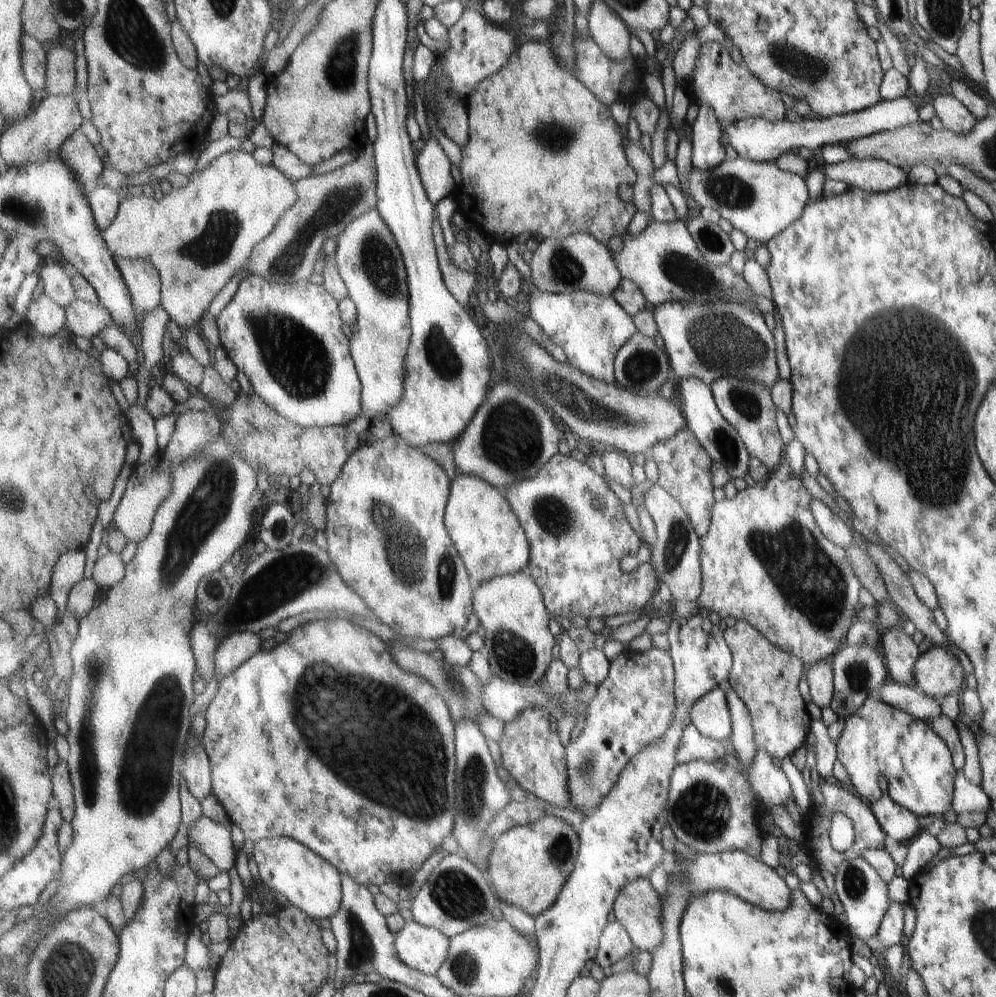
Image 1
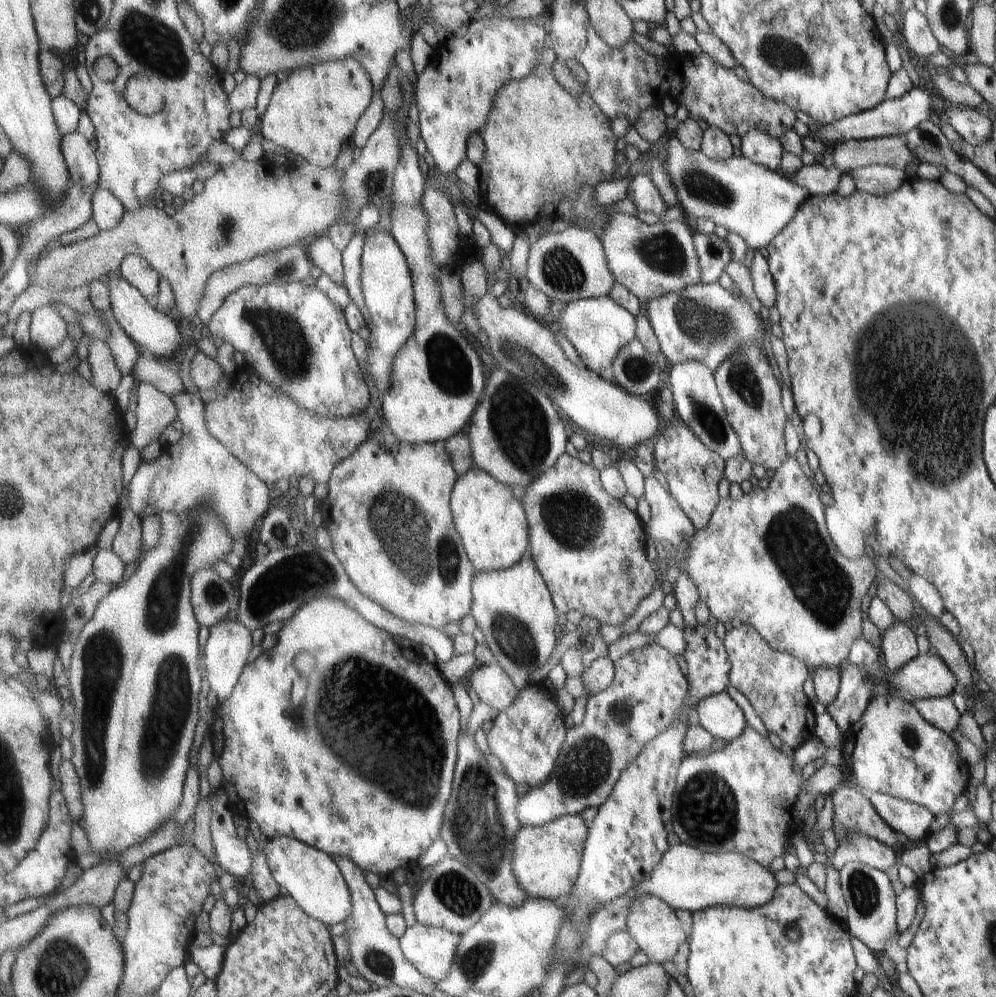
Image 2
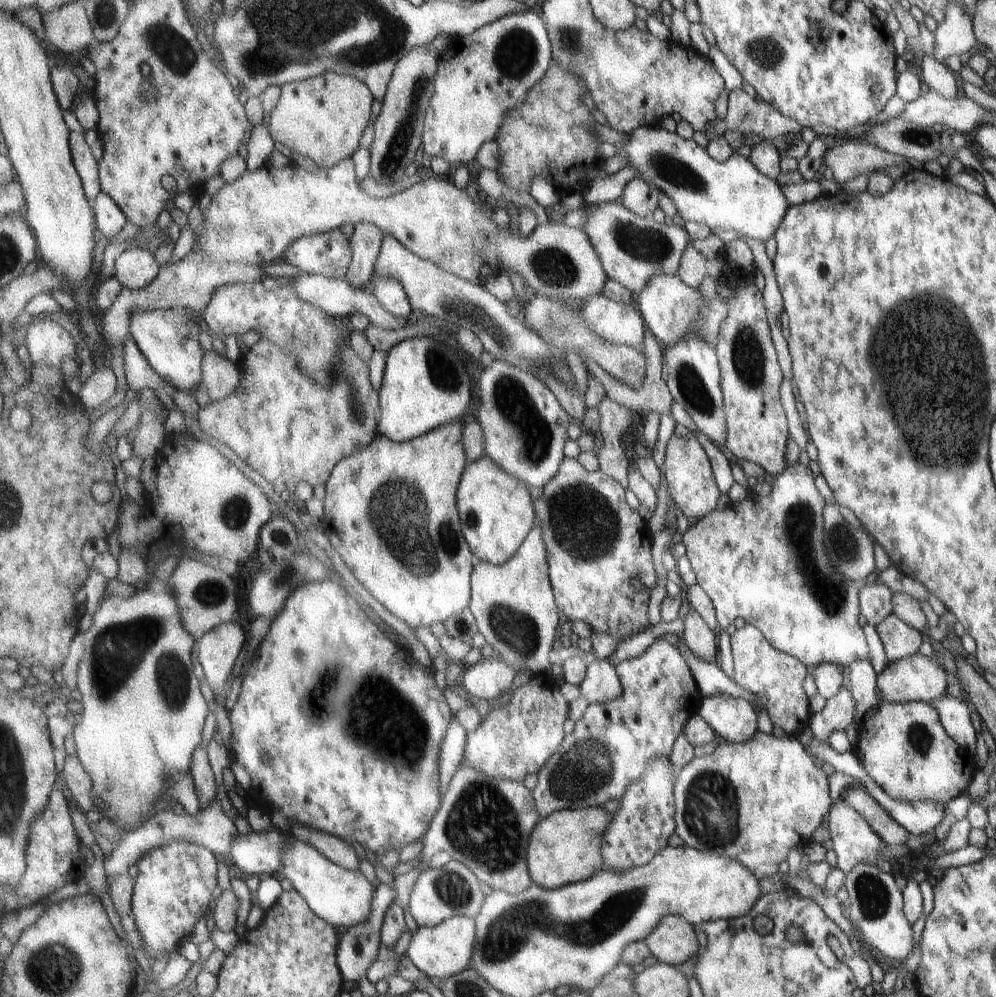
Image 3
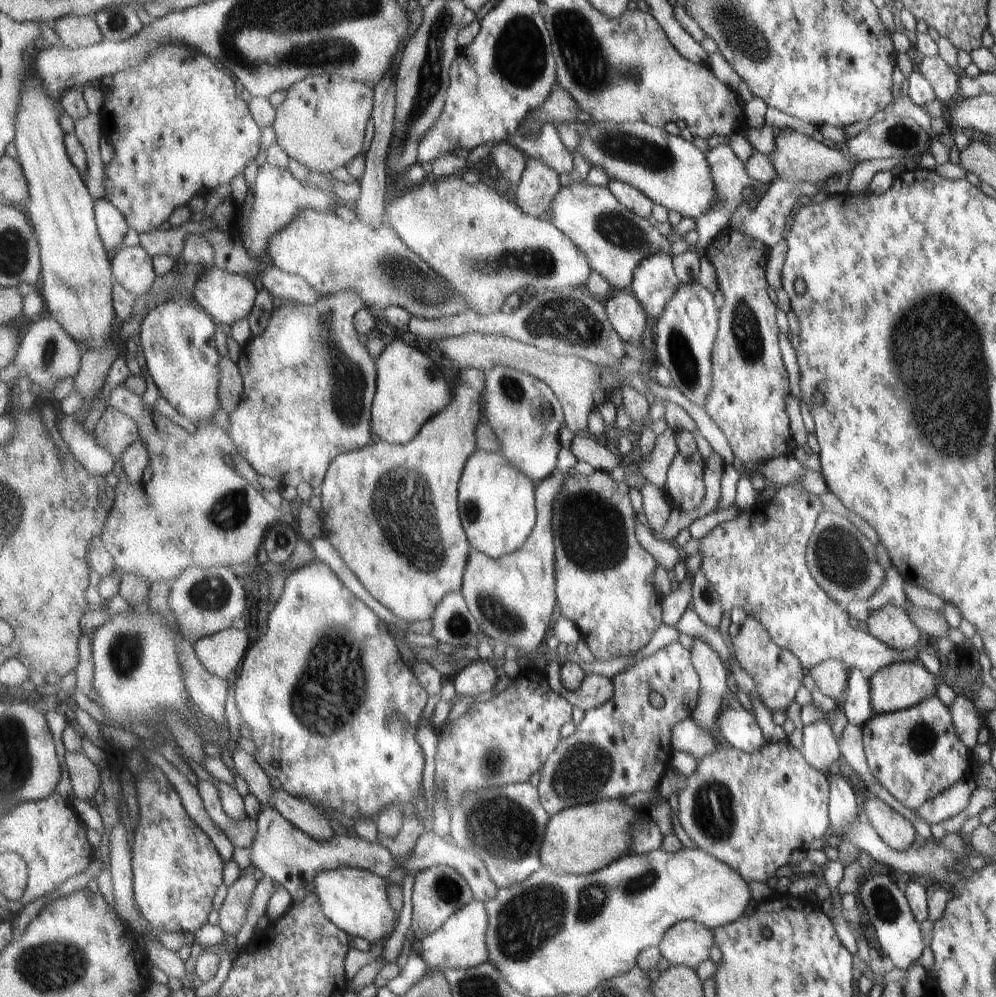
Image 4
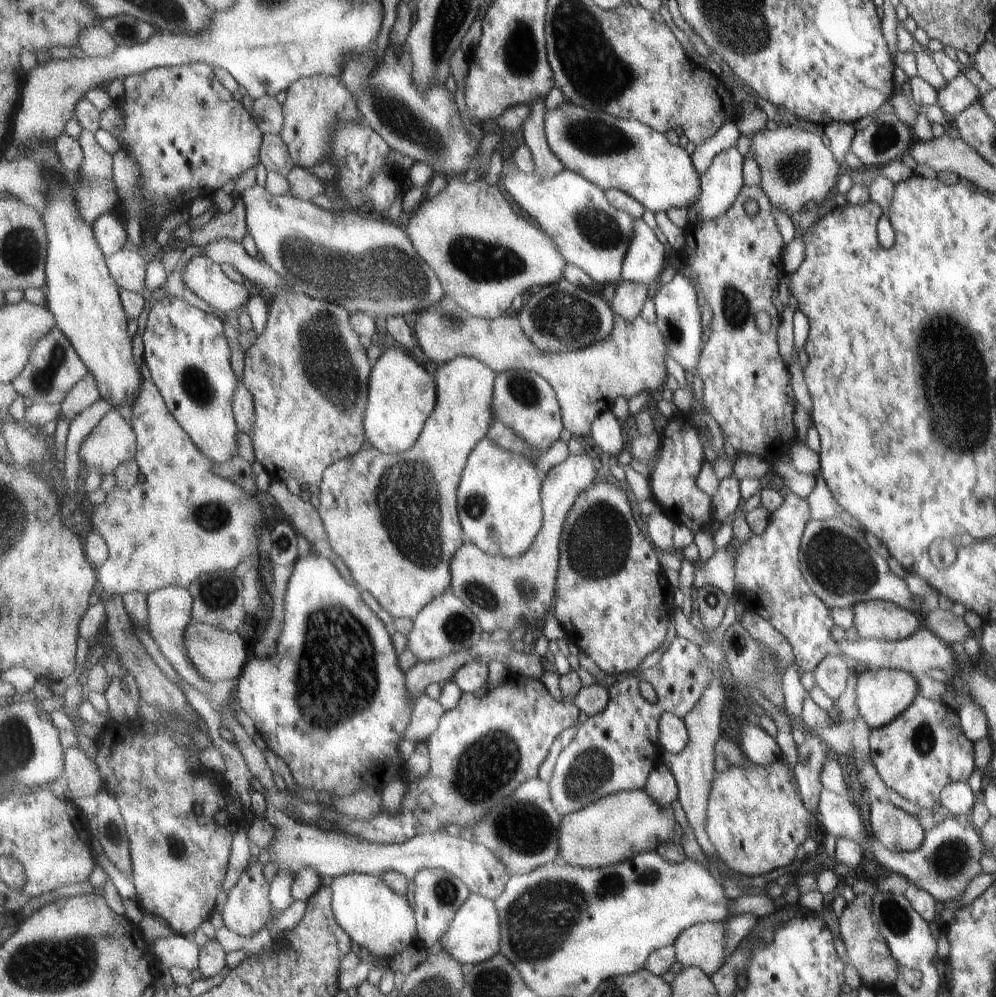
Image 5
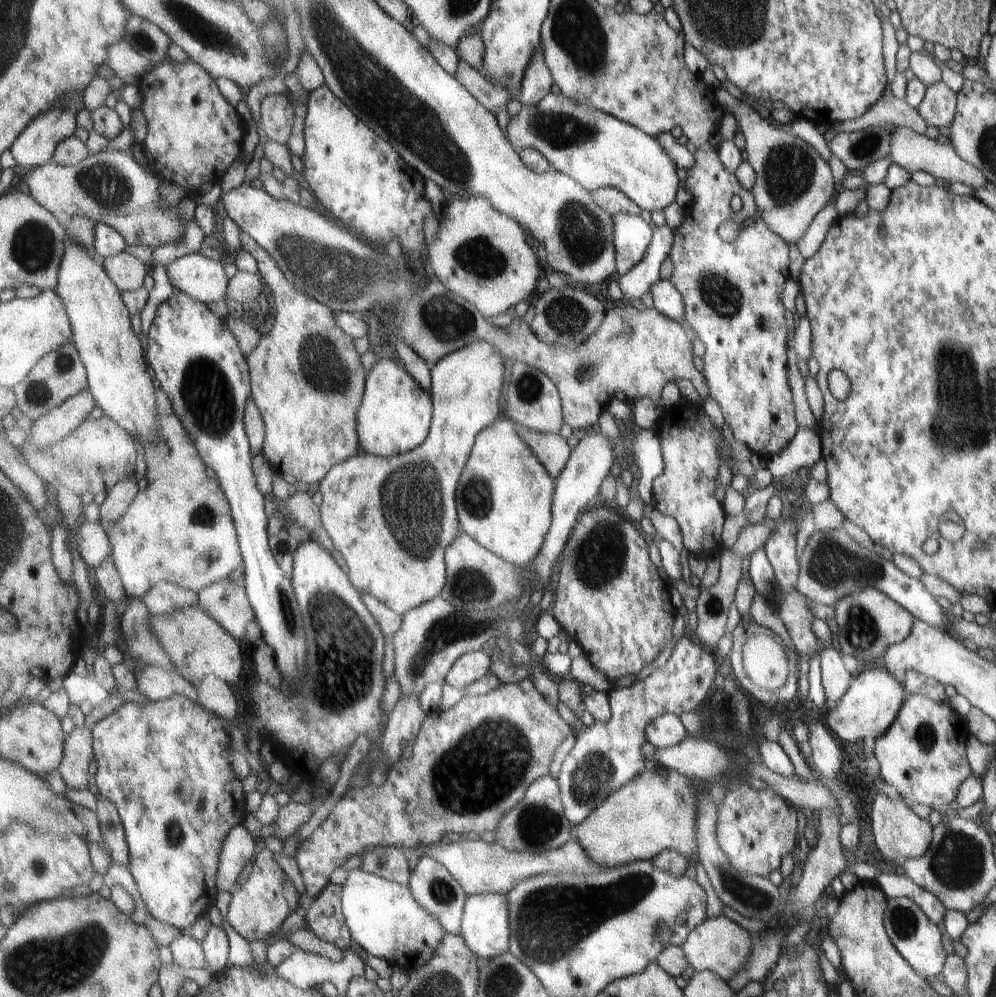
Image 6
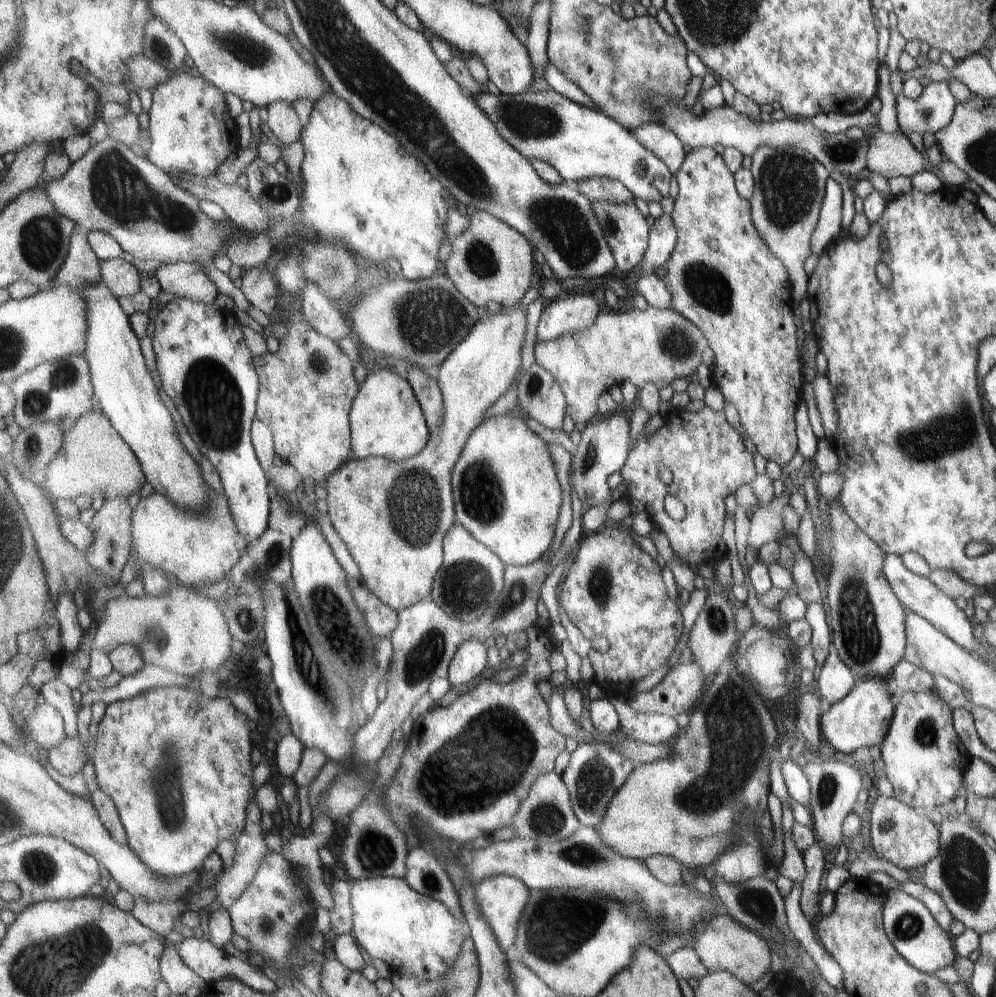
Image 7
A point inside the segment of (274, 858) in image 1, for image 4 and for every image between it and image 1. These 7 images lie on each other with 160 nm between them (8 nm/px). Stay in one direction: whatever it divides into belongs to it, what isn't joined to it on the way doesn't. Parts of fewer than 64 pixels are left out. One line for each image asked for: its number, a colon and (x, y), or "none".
2: (311, 876)
3: (343, 897)
4: (356, 900)

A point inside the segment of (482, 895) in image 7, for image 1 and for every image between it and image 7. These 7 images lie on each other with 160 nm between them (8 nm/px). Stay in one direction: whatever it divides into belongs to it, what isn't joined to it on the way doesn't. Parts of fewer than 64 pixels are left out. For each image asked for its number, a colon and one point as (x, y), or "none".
1: (425, 949)
2: (433, 951)
3: (445, 950)
4: (462, 943)
5: (474, 936)
6: (487, 928)

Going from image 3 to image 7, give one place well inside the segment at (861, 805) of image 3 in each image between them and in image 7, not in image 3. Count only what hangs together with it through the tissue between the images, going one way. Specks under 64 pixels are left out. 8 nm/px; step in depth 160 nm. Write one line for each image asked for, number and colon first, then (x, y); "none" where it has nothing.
4: (895, 831)
5: (896, 830)
6: (897, 832)
7: (906, 838)

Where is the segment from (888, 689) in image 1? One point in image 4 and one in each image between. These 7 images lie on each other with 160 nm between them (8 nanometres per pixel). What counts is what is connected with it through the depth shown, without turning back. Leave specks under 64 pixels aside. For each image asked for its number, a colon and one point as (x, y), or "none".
2: (940, 712)
3: (955, 719)
4: (966, 721)

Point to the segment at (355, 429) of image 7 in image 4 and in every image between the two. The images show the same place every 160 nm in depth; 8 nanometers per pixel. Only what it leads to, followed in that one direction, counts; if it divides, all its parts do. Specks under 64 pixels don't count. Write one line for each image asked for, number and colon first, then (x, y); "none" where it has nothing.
4: (411, 390)
5: (402, 396)
6: (395, 417)

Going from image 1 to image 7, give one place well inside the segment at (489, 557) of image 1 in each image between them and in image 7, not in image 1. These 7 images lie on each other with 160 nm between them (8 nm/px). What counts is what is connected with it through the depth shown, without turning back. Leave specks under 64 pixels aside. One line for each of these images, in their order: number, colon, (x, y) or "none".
2: (494, 525)
3: (497, 514)
4: (498, 509)
5: (501, 508)
6: (506, 496)
7: (508, 492)

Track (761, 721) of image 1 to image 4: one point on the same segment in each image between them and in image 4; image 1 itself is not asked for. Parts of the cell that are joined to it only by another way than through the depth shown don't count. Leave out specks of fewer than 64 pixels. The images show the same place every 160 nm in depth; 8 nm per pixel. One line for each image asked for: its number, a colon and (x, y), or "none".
2: (770, 680)
3: (774, 677)
4: (776, 673)

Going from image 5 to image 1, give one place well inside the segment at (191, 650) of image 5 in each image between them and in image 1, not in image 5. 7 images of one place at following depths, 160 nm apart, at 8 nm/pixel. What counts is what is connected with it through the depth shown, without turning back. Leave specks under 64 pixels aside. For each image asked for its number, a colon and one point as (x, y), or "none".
1: (233, 650)
2: (227, 649)
3: (218, 650)
4: (222, 653)

